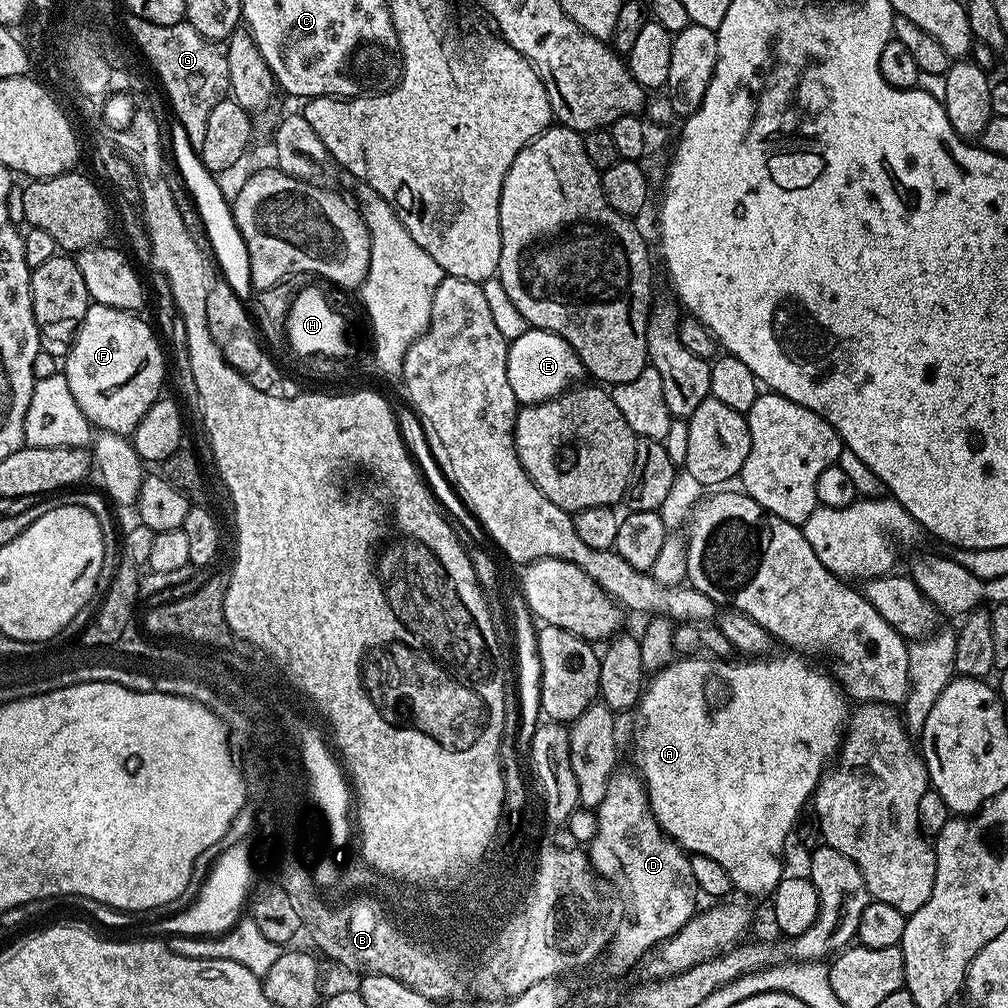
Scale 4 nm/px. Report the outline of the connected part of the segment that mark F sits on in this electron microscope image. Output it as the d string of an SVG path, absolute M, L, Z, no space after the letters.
M92 302L78 321L68 354L62 360L62 374L70 382L70 394L74 394L78 410L95 429L128 436L142 422L146 410L161 399L164 352L159 338L142 317Z

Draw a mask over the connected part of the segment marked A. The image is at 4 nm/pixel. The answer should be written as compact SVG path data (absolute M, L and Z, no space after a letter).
M788 650L785 653L785 656L768 654L763 658L736 658L740 660L713 658L708 654L673 659L672 663L660 669L647 681L644 691L640 694L640 702L634 709L636 733L632 736L632 748L636 751L635 767L638 769L640 779L644 781L648 801L660 829L670 839L676 841L685 852L714 858L714 862L718 862L718 866L722 866L722 870L730 874L733 889L741 888L748 896L767 897L780 885L782 879L780 859L784 856L784 843L787 842L800 811L807 804L809 807L816 787L820 785L820 778L829 767L830 761L837 755L850 715L849 701L846 699L844 689L827 671L824 673L820 668L811 668L804 661L807 659L795 651Z

